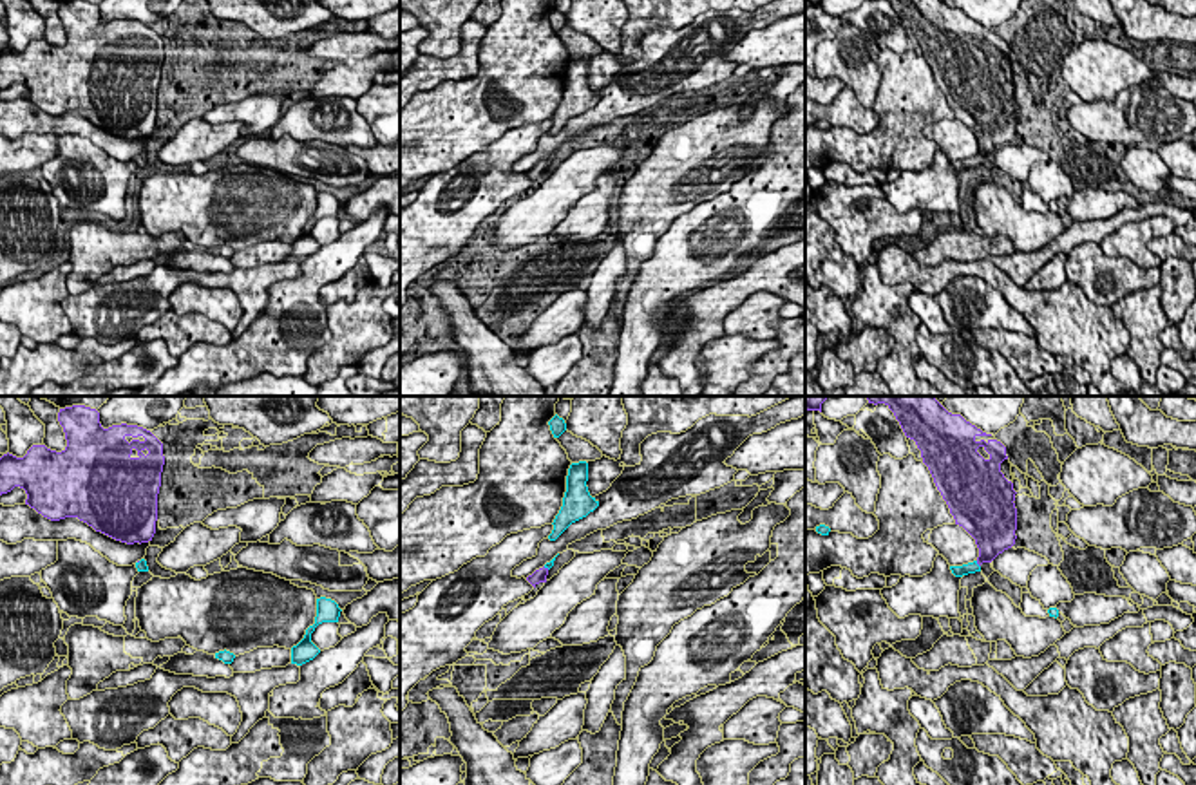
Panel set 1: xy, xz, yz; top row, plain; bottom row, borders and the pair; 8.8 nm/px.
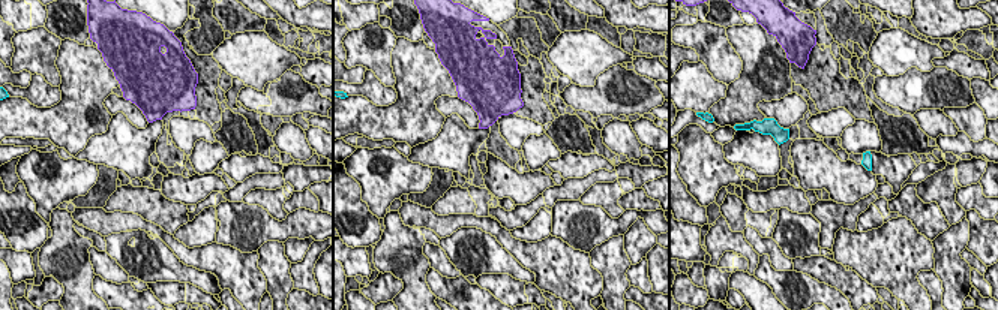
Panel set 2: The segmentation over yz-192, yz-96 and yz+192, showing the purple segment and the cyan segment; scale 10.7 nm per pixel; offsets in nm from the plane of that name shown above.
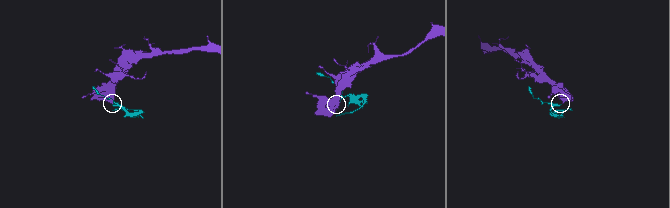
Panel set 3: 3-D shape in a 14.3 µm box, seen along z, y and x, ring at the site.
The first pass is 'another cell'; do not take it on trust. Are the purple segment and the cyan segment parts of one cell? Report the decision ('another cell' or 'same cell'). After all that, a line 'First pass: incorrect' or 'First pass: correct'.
same cell
First pass: incorrect

